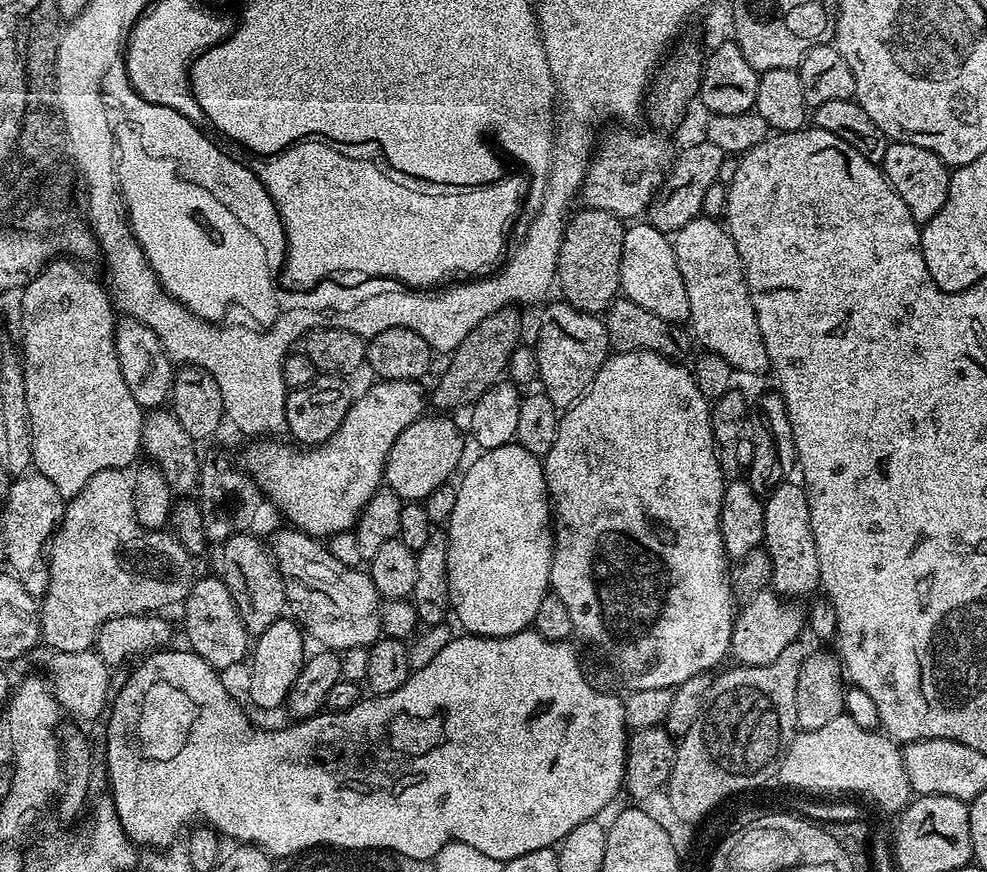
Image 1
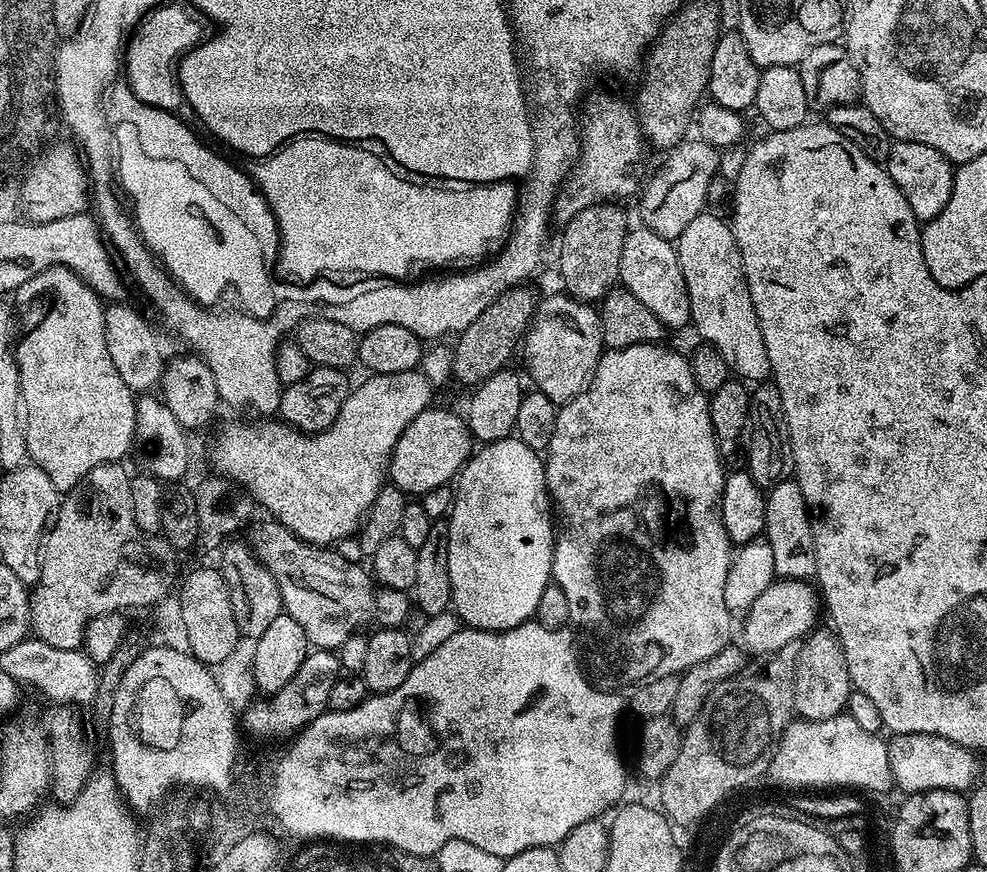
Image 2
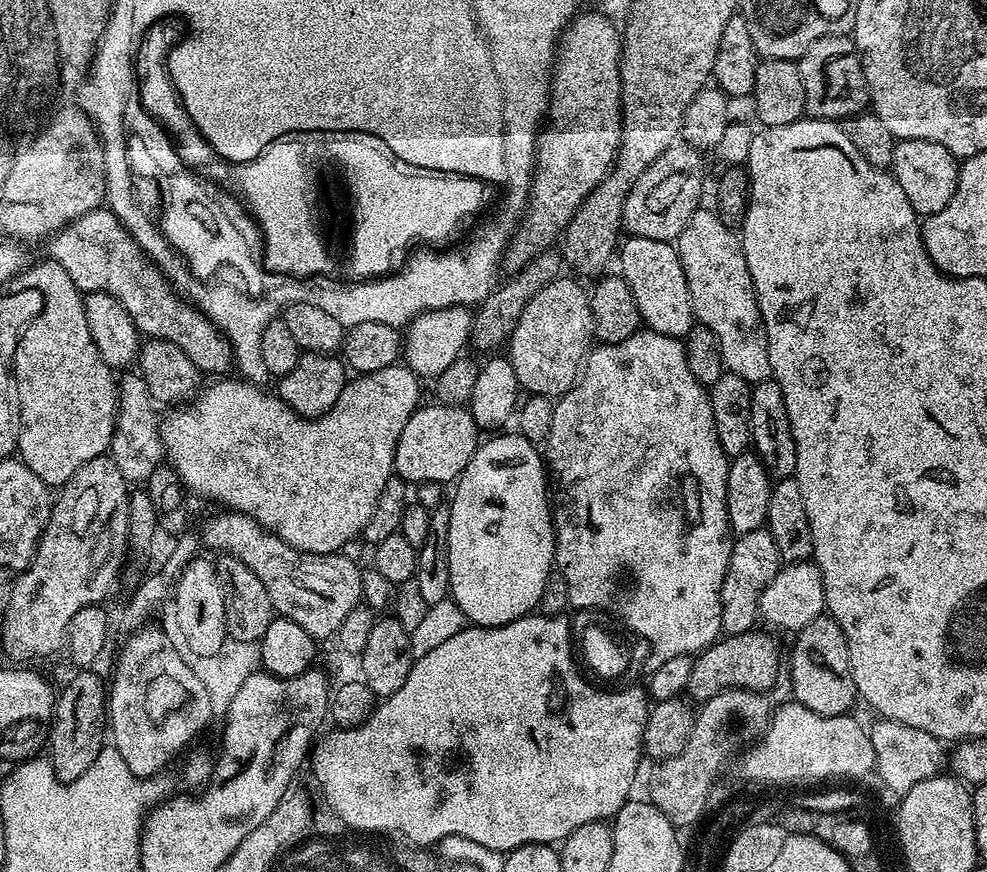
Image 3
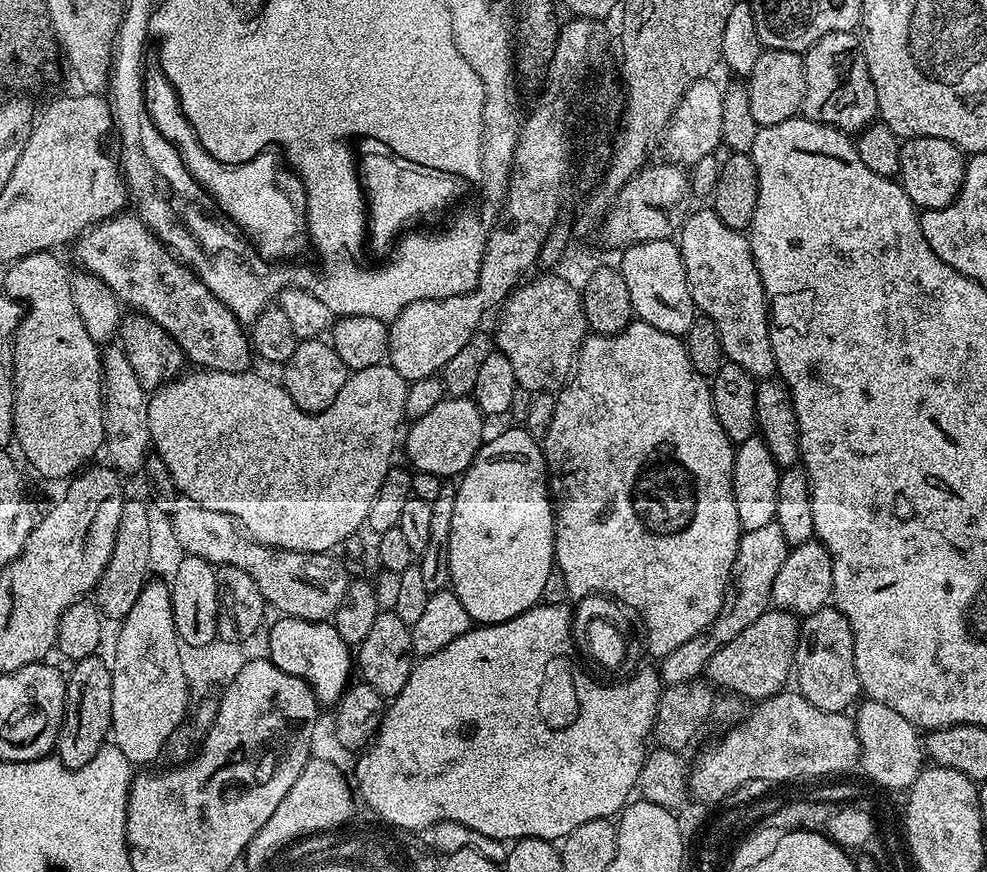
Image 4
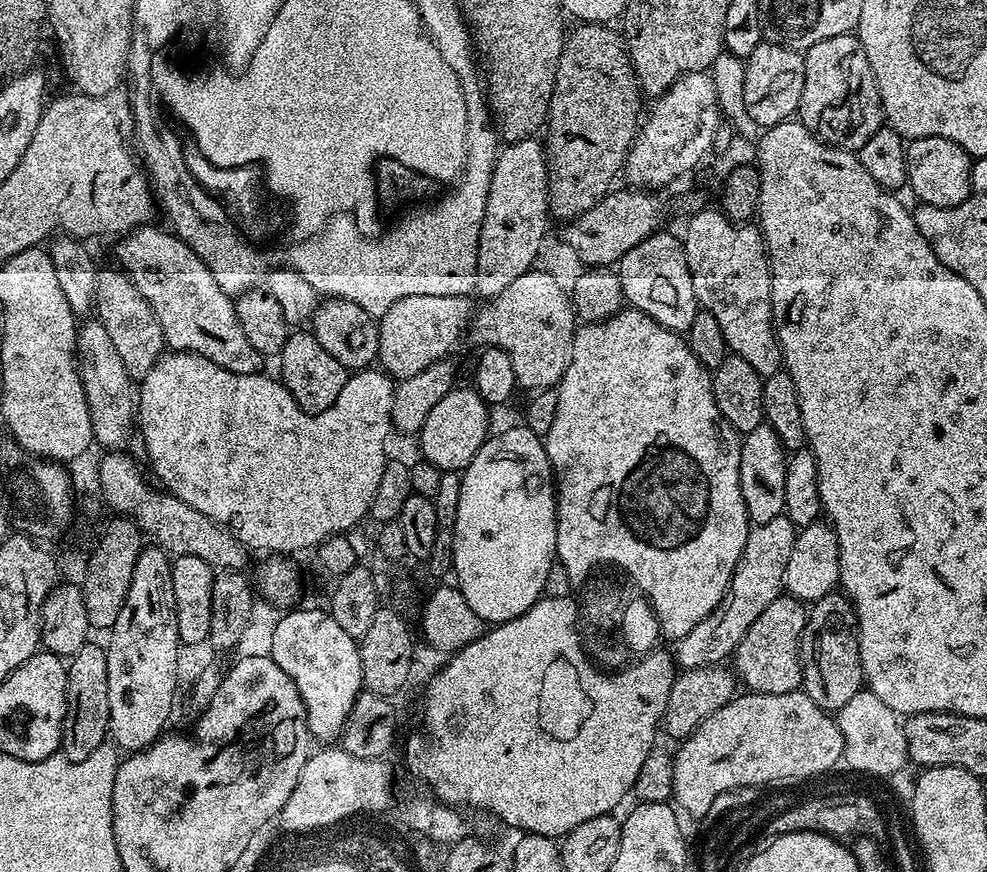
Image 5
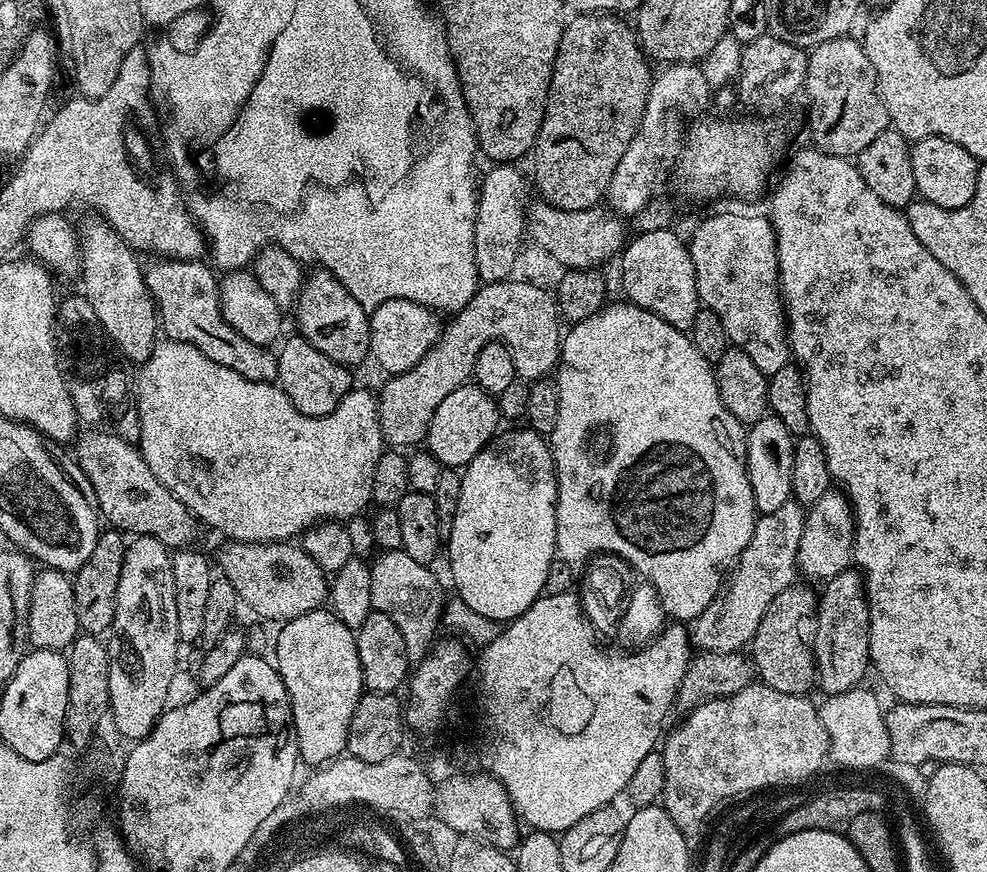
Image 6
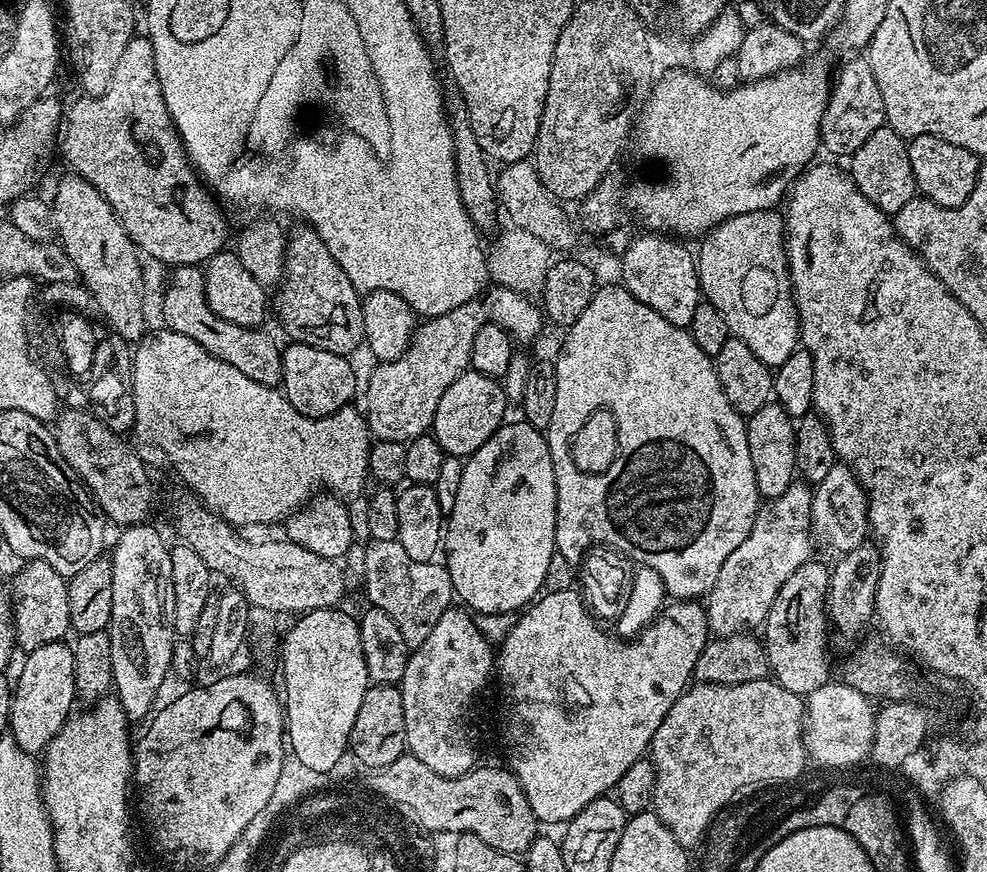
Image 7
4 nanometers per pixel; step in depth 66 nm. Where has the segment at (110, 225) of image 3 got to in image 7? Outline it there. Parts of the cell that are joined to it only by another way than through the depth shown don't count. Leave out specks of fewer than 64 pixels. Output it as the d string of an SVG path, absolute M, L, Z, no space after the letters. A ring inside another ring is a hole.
M177 267L175 271L171 273L170 279L166 284L166 291L163 293L162 297L163 307L166 309L167 315L166 324L172 331L178 334L186 334L186 338L194 338L194 342L198 342L202 346L202 350L214 354L214 358L218 358L222 362L230 362L230 366L234 366L234 370L242 370L242 374L246 374L246 378L254 378L254 382L258 382L262 386L274 388L281 383L281 345L276 345L275 342L264 333L264 330L243 328L242 326L231 324L222 318L218 318L218 314L214 314L214 310L210 310L210 306L206 302L206 294L204 293L204 273L199 267Z

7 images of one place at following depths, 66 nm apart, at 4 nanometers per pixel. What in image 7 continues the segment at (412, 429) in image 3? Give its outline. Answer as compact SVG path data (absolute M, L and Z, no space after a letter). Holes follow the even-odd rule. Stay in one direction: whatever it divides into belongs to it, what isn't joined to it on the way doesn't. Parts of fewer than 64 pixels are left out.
M467 371L442 394L442 402L438 402L438 410L434 414L434 422L430 429L438 446L449 456L467 458L473 456L492 435L505 423L504 408L509 407L504 396L504 385L495 376L487 376L481 372Z

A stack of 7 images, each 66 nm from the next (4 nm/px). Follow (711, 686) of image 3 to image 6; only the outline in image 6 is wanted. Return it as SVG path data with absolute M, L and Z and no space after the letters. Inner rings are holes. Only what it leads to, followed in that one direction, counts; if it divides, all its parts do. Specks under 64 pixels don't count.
M800 582L793 583L792 587L782 590L770 606L766 606L766 614L762 614L762 622L758 622L758 630L750 645L750 659L759 683L795 696L811 693L816 679L812 635L816 629L818 596L803 586L808 587Z

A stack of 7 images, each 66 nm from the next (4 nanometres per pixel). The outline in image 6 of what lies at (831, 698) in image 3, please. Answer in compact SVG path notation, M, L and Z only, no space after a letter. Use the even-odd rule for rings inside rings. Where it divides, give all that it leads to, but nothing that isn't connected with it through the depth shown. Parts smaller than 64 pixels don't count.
M849 570L838 574L833 580L823 585L816 606L816 629L812 635L812 662L816 665L815 683L824 691L825 697L837 696L843 692L849 692L857 687L864 676L864 671L869 671L868 659L868 631L870 630L870 612L868 610L868 598L864 595L864 582L856 570Z

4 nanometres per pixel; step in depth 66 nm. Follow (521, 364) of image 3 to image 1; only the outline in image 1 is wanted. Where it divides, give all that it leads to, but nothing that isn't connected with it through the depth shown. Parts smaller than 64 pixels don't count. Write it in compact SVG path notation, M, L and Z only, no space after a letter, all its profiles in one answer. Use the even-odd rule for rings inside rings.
M562 307L552 308L549 316L541 321L539 326L541 328L536 332L536 368L540 371L541 382L544 383L542 391L550 398L550 402L554 402L557 410L567 410L584 397L588 387L594 382L598 370L610 355L606 326L603 319L594 317L588 320L587 317L577 315L577 312Z

